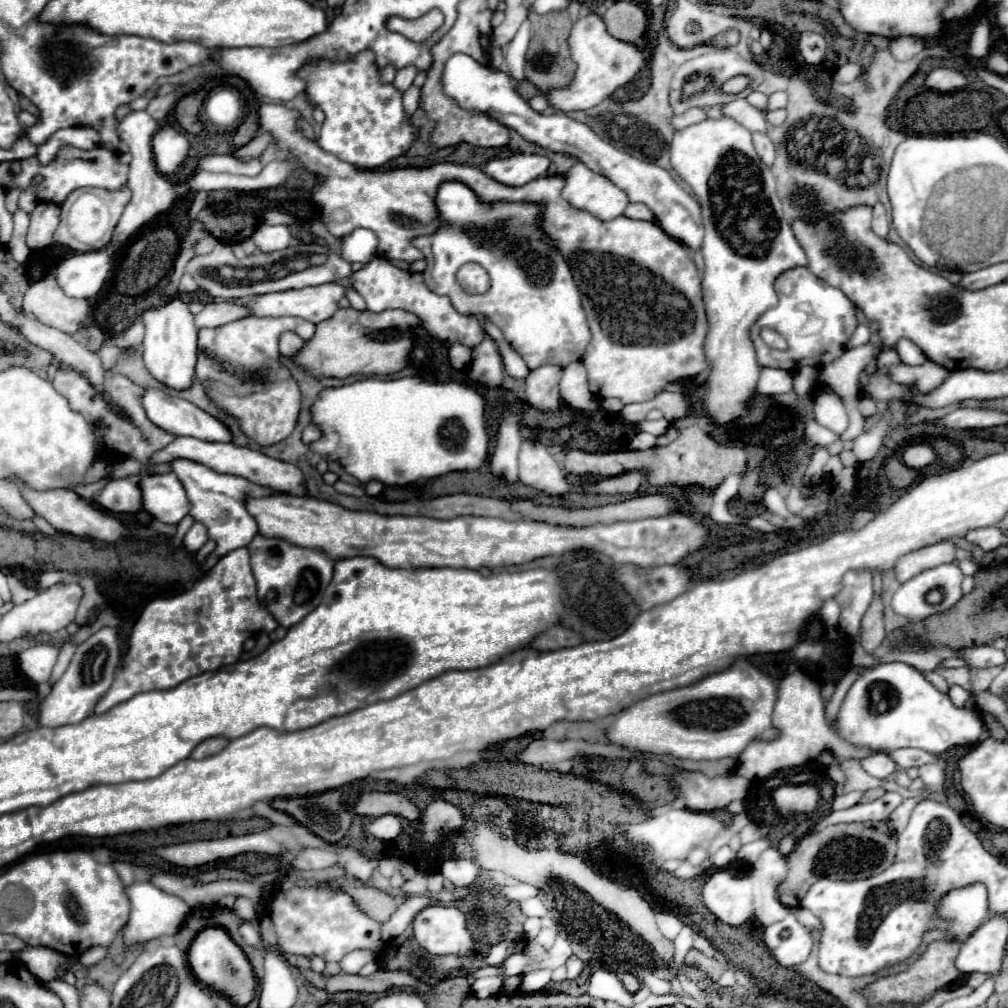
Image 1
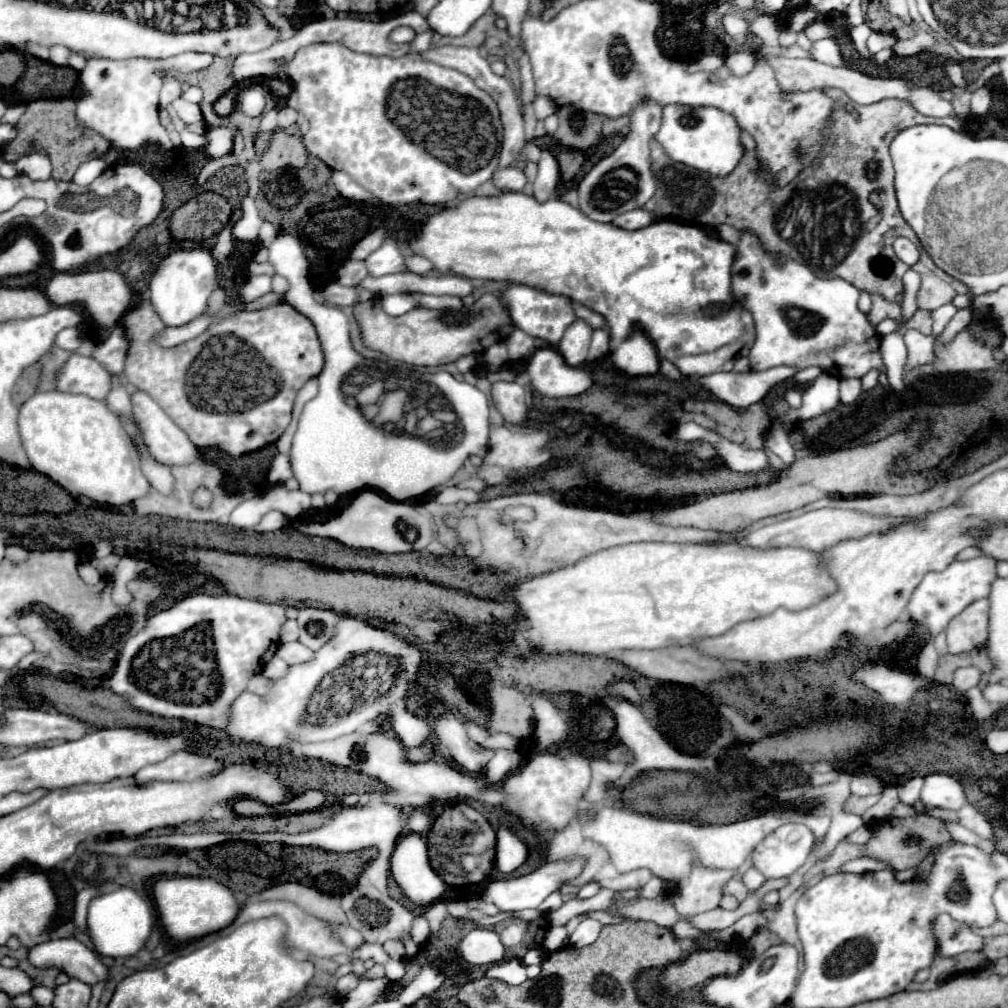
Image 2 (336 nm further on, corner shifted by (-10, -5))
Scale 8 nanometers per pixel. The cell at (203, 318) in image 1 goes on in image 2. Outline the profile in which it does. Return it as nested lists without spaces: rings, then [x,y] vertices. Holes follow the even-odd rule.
[[[331,282],[321,290],[321,298],[331,306],[351,306],[355,304],[357,288],[347,288],[337,282]]]

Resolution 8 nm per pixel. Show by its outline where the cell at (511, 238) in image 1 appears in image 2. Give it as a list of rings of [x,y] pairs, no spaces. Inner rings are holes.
[[[509,286],[503,290],[503,300],[507,302],[511,320],[517,328],[521,328],[525,334],[533,338],[541,338],[549,344],[557,344],[563,336],[563,332],[577,320],[577,314],[573,310],[573,300],[569,296],[555,296],[547,292],[537,292],[535,288],[529,286]]]

